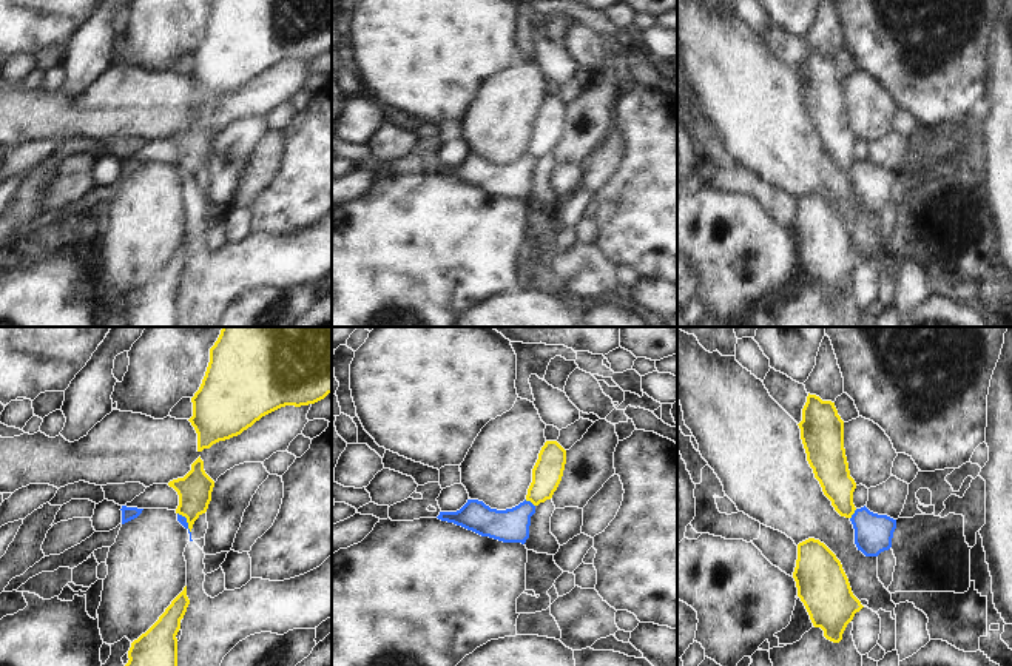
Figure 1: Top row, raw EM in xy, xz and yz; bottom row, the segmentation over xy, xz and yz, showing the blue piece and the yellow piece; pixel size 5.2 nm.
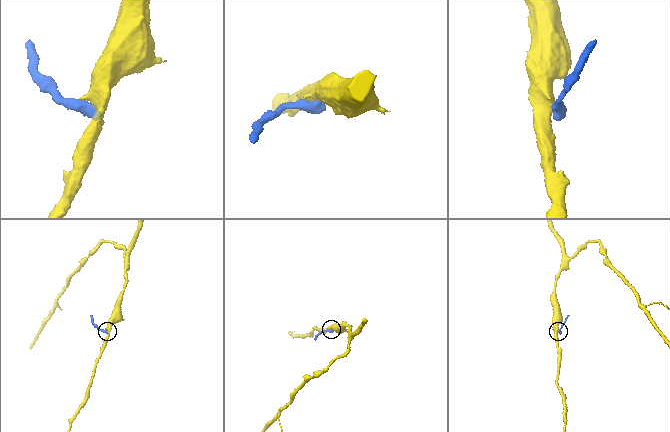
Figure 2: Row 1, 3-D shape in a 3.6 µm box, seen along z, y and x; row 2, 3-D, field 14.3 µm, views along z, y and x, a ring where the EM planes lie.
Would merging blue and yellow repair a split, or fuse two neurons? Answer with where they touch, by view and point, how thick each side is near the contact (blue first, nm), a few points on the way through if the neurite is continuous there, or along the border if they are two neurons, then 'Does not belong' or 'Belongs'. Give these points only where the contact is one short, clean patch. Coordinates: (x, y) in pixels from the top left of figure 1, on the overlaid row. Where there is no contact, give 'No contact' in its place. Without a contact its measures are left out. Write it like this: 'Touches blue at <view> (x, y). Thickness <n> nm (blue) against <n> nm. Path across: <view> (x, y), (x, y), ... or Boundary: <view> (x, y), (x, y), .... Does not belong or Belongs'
Touches blue at xz (529, 501). Thickness 180 nm (blue) against 160 nm. Boundary: xz (525, 500), (534, 506). Does not belong

